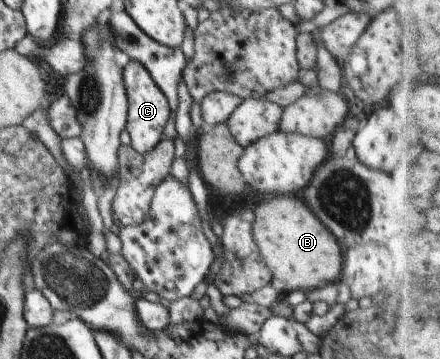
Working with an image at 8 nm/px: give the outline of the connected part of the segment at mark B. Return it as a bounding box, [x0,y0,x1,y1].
[254,195,343,294]

